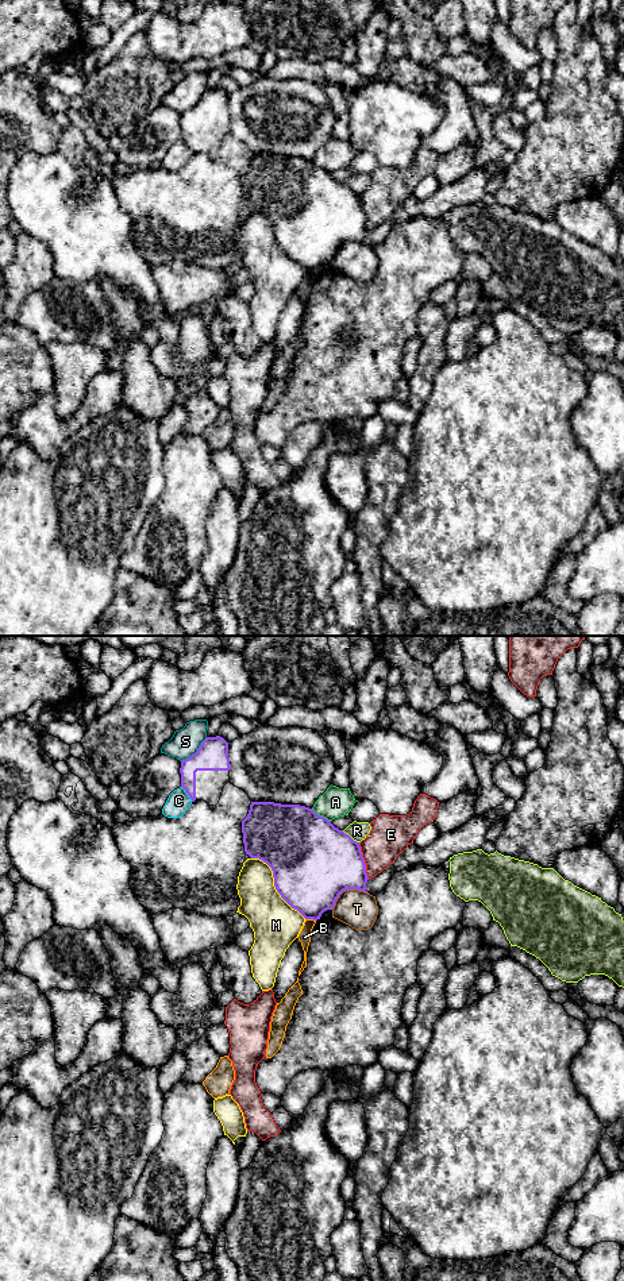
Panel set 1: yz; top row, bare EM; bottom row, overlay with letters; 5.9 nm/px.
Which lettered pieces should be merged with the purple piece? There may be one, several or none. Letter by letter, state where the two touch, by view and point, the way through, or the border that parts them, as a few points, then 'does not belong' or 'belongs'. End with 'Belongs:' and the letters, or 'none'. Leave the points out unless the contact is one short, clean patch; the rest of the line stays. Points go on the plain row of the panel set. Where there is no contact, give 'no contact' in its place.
A: meets purple in yz at (319, 168); does not belong
B: meets purple in yz at (311, 270); border along yz (305, 270), (315, 273); does not belong
C: meets purple in yz at (187, 145); does not belong
E: meets purple in yz at (364, 212); does not belong
M: meets purple in yz at (274, 238); does not belong
R: meets purple in yz at (349, 188); does not belong
S: meets purple in yz at (196, 104); does not belong
T: meets purple in yz at (346, 240); does not belong
Belongs: none

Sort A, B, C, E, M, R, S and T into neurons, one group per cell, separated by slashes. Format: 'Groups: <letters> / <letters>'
Groups: A / B / C / E / M / R / S / T

